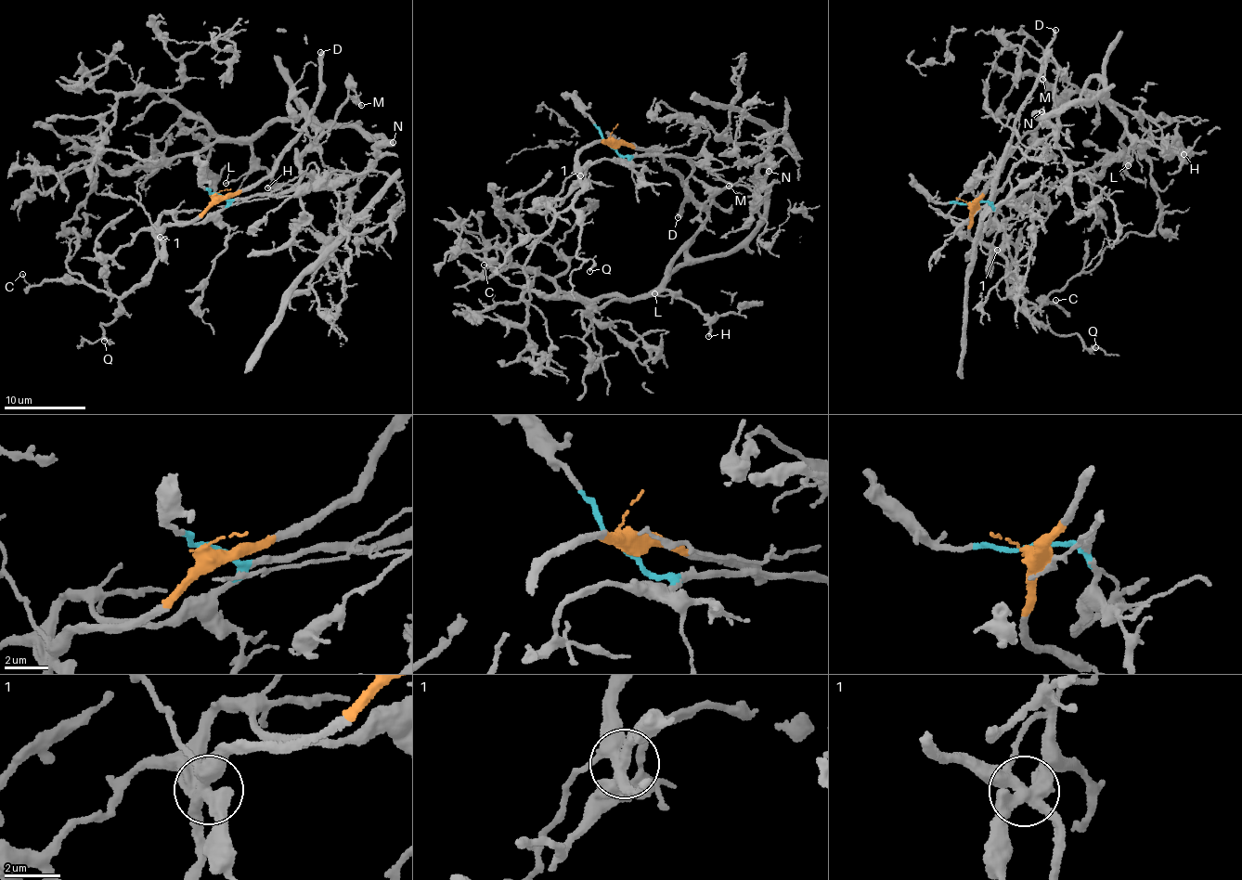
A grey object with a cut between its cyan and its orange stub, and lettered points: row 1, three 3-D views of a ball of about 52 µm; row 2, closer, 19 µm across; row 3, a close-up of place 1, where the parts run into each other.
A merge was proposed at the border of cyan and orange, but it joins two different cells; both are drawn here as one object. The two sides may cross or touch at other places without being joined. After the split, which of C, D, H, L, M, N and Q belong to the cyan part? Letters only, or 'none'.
H, L, M, N

